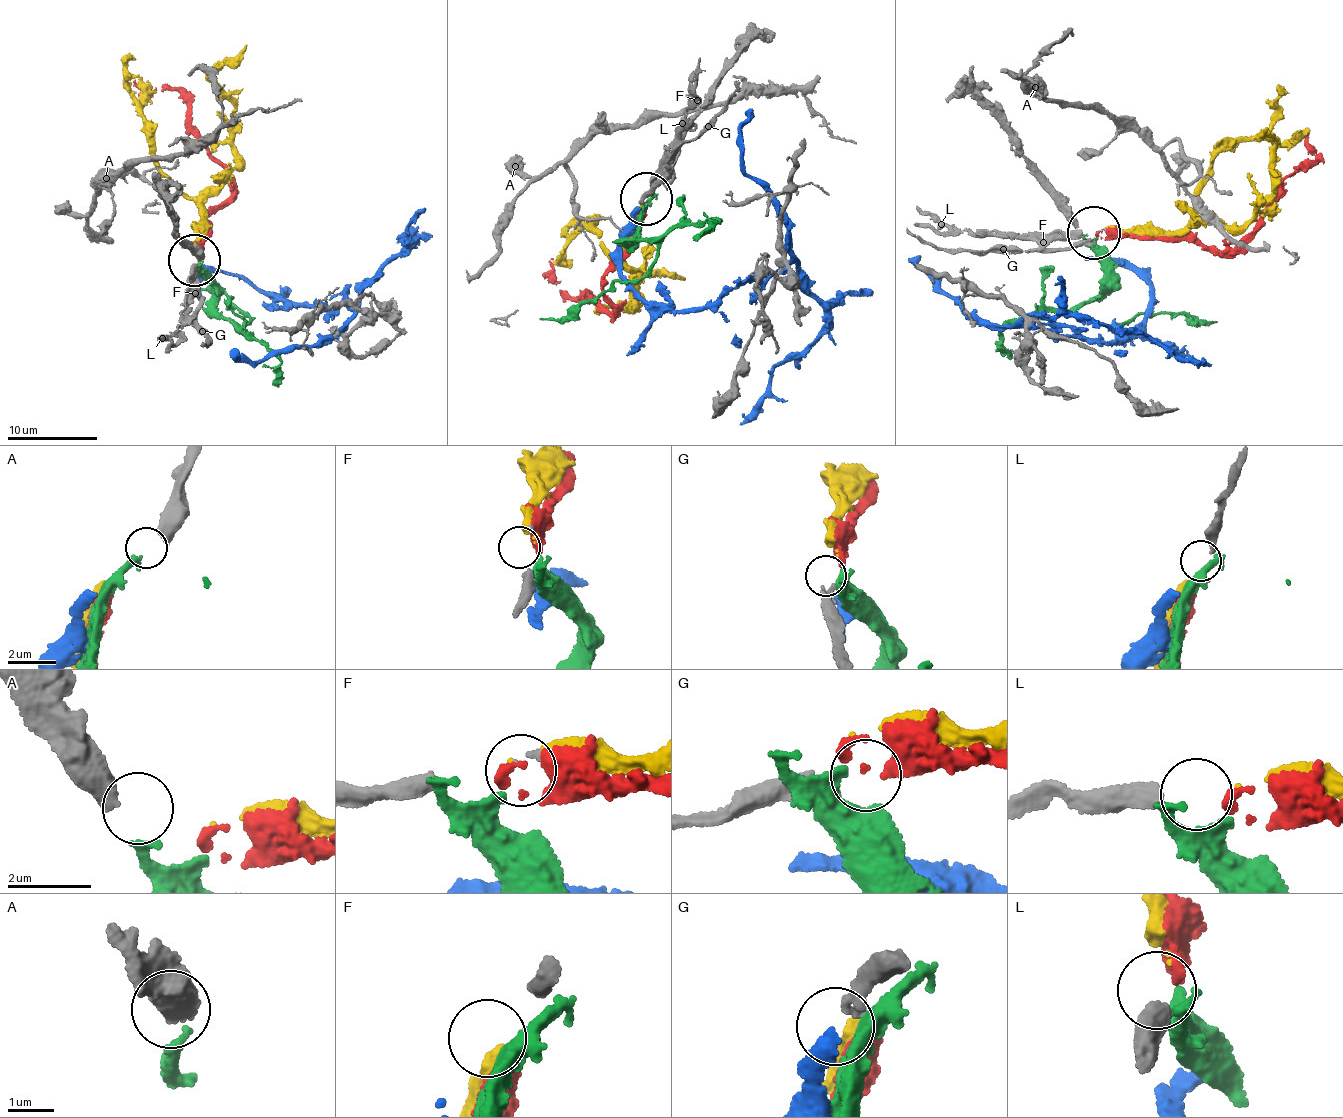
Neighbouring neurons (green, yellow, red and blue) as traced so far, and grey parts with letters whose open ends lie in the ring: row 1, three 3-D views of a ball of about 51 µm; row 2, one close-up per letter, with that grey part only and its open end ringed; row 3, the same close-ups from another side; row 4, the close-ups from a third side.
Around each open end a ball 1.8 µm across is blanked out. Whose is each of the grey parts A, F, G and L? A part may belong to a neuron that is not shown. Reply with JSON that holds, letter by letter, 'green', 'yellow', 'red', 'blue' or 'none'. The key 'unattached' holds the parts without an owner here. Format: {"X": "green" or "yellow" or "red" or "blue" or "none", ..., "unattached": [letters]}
{"A": "green", "F": "yellow", "G": "none", "L": "red", "unattached": ["G"]}

